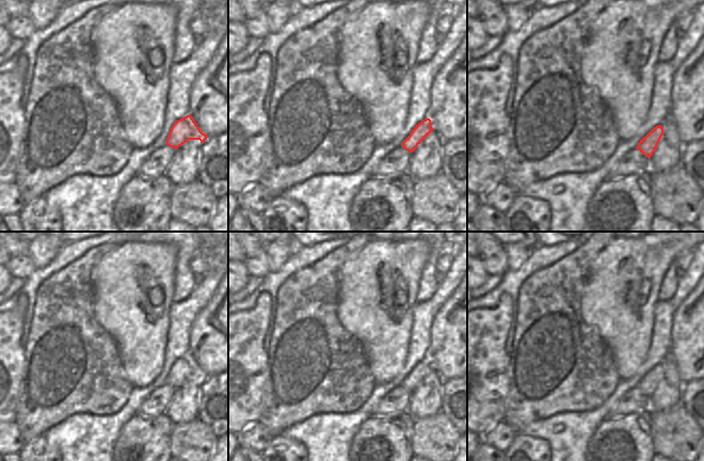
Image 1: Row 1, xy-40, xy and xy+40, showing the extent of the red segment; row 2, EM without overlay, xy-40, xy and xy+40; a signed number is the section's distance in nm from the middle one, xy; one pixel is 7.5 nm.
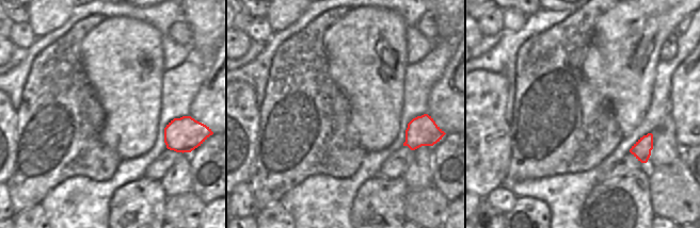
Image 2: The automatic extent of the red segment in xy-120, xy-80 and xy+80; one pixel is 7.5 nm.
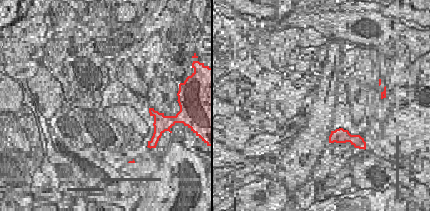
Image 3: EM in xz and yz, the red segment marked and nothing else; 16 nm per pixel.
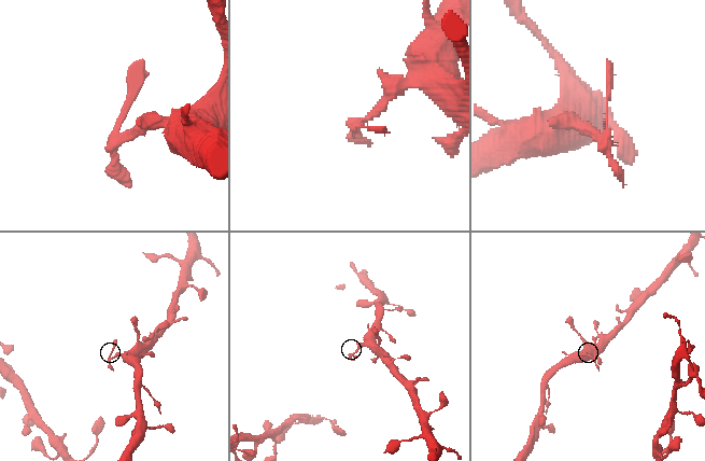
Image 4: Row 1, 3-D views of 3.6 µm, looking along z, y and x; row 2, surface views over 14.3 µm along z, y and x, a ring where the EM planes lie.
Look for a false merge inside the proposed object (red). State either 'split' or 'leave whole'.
split

